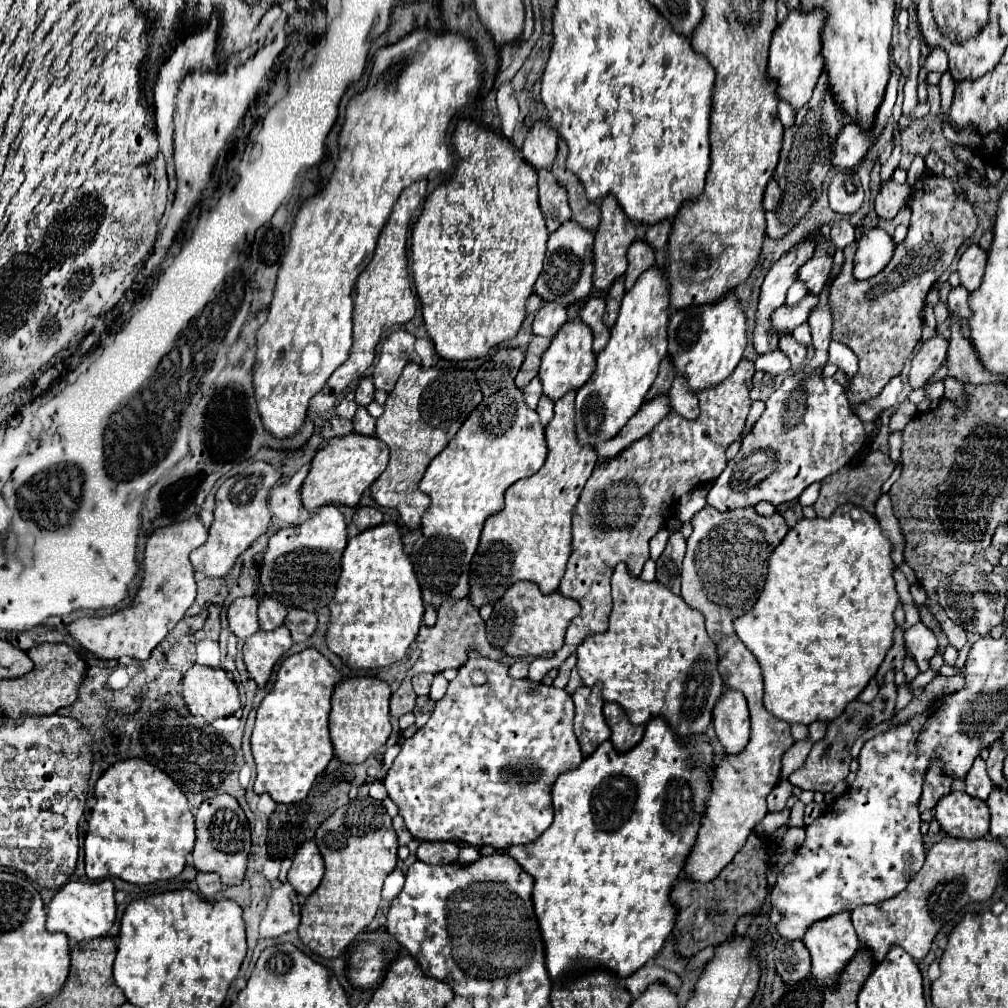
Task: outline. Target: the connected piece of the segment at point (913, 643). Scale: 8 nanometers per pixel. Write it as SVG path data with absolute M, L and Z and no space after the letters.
M918 622L904 632L904 642L918 670L926 672L930 666L930 658L936 654L936 636L922 622Z

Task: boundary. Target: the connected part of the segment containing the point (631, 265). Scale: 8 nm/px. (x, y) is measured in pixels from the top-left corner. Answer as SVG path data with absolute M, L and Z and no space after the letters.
M636 240L632 246L630 246L630 252L628 252L628 270L626 270L626 290L630 290L634 286L634 282L638 280L638 276L650 268L654 268L656 264L656 256L654 256L654 250L642 242L642 240Z

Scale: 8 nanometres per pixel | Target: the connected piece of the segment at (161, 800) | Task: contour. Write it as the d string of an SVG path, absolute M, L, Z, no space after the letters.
M128 758L112 764L96 782L96 806L88 820L88 832L84 838L86 876L90 880L120 878L130 884L152 884L158 880L176 878L184 866L186 856L192 852L196 840L196 826L190 806L182 790L170 776L140 758Z

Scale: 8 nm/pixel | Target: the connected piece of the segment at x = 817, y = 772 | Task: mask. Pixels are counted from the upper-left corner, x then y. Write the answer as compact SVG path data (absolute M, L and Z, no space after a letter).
M888 670L886 676L884 676L884 682L880 686L878 696L872 702L868 702L868 704L864 704L860 700L852 700L846 706L846 710L842 712L842 716L828 724L826 736L812 746L806 762L794 774L790 774L788 780L792 782L792 786L798 786L802 790L830 792L838 782L842 782L850 774L850 762L852 762L850 748L856 742L856 738L862 732L878 726L880 722L892 720L894 714L896 714L896 682L894 682L894 670Z

